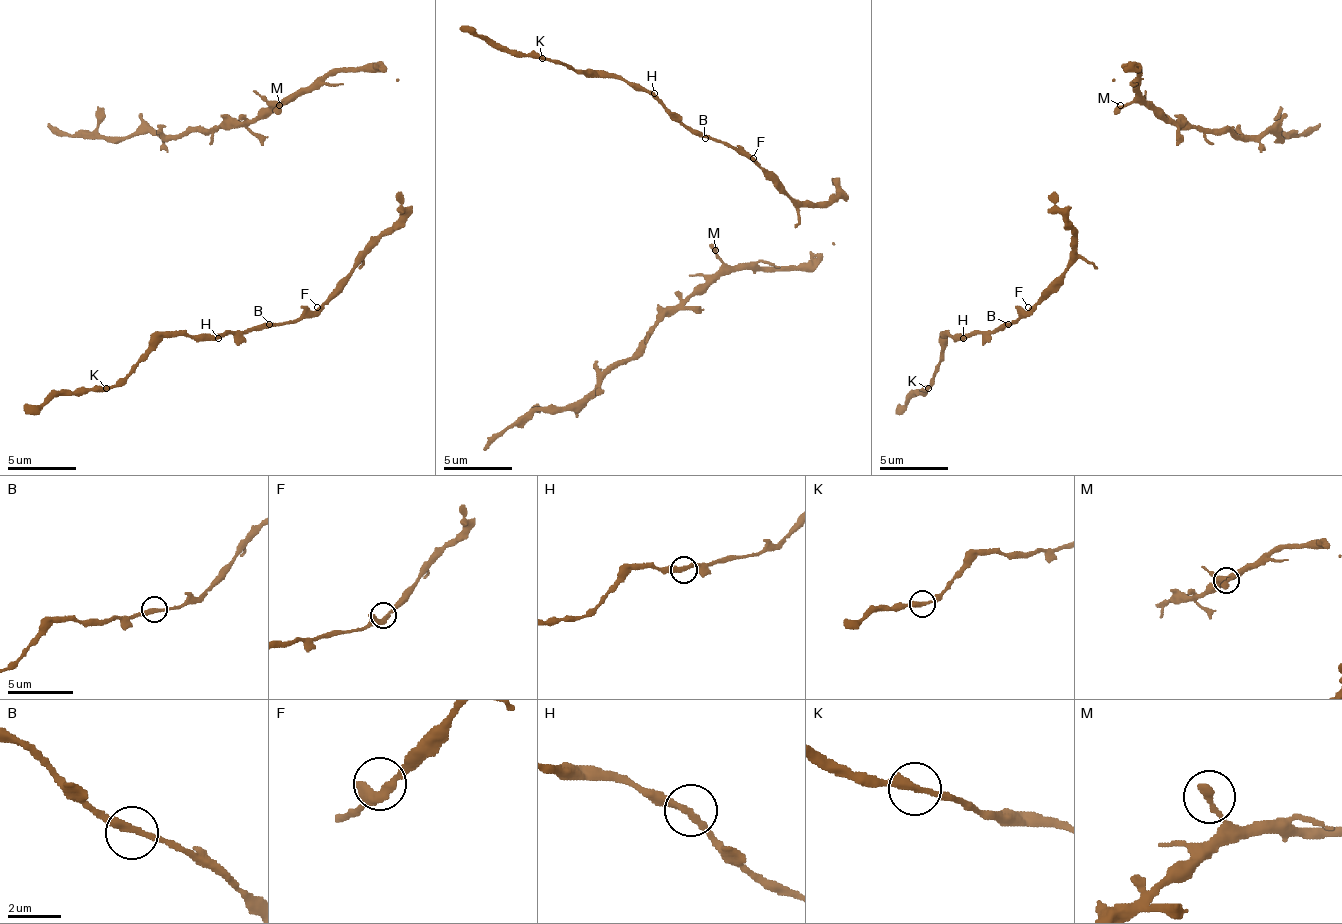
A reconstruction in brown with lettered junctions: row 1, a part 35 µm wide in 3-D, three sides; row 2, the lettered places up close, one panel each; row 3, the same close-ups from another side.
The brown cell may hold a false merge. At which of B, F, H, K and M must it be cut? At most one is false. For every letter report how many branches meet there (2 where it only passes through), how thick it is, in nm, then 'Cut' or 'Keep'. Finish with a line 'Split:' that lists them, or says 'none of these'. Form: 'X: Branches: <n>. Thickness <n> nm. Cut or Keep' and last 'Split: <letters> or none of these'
B: Branches: 2. Thickness 300 nm. Keep
F: Branches: 2. Thickness 320 nm. Keep
H: Branches: 2. Thickness 280 nm. Keep
K: Branches: 2. Thickness 300 nm. Keep
M: Branches: 1. Thickness 380 nm. Keep
Split: none of these

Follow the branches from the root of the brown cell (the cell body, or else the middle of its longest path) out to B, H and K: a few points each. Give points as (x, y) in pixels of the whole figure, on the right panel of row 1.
B: (1055, 190), (1055, 208), (1072, 232), (1072, 266), (1014, 324), (1008, 324)
H: (1055, 190), (1055, 208), (1072, 232), (1072, 266), (1014, 324), (1004, 324), (990, 331), (970, 331), (963, 338)
K: (1055, 190), (1055, 208), (1072, 232), (1072, 266), (1014, 324), (994, 331), (949, 334), (943, 361), (929, 389)

